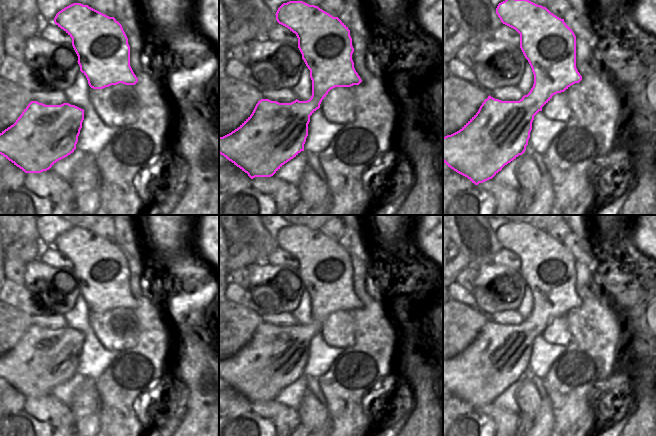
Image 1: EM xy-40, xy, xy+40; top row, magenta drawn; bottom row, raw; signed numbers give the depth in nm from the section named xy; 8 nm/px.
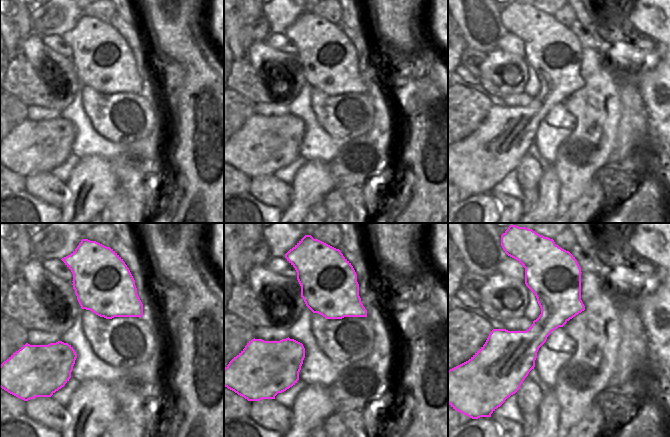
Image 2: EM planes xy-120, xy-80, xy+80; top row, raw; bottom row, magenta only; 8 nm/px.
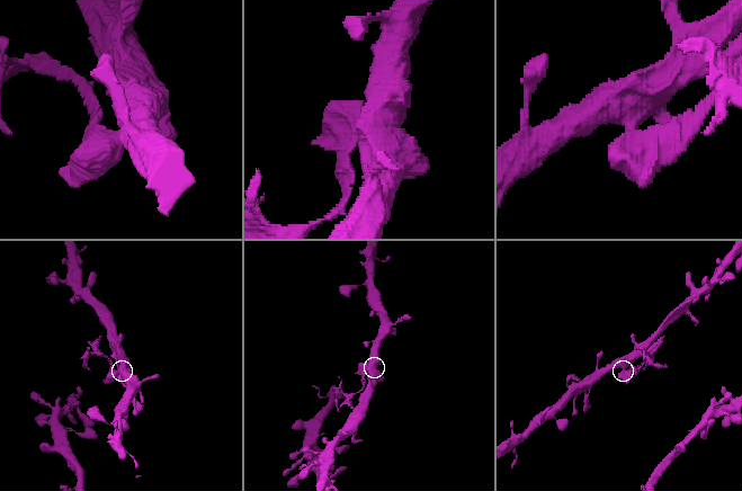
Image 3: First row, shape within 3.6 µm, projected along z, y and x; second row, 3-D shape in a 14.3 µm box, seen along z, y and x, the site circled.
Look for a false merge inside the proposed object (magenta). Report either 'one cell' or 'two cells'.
two cells

